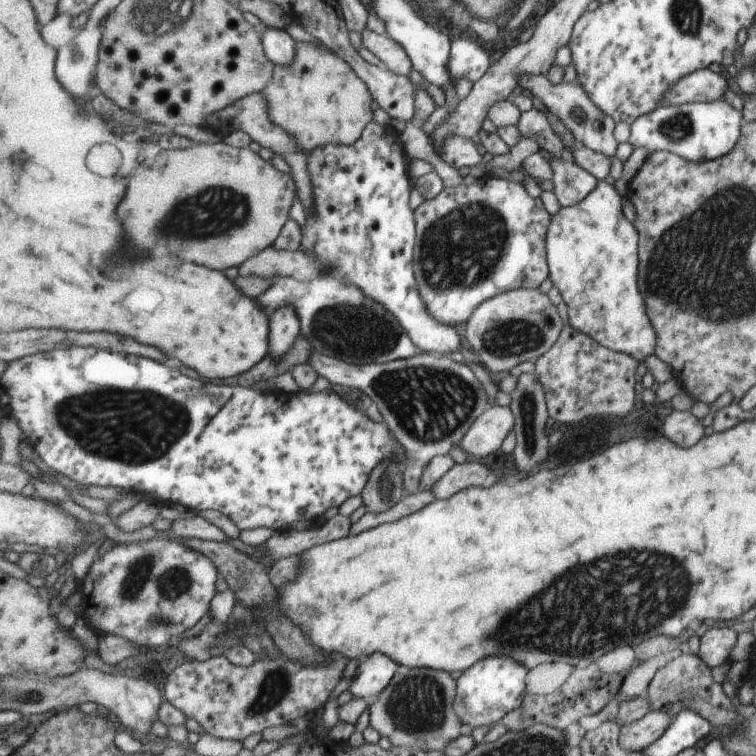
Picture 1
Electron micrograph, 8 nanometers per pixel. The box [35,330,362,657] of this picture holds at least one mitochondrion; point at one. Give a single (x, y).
(136, 427)

